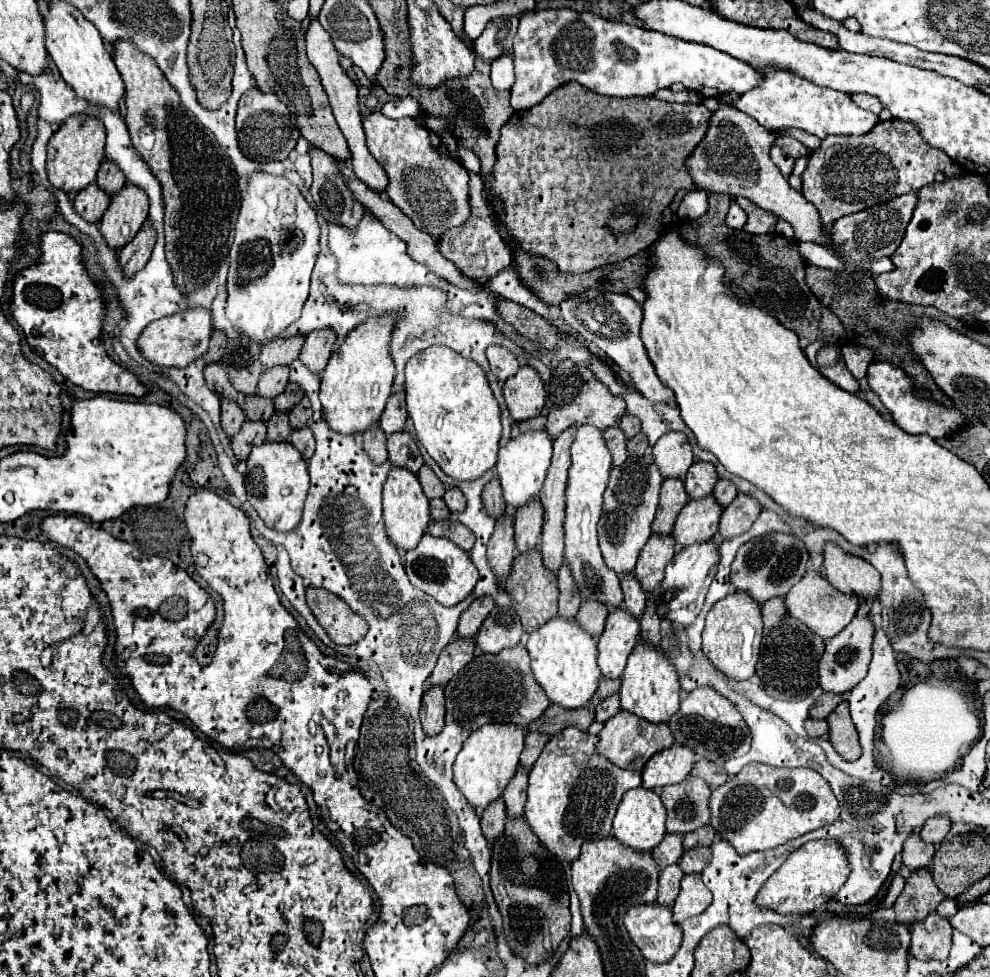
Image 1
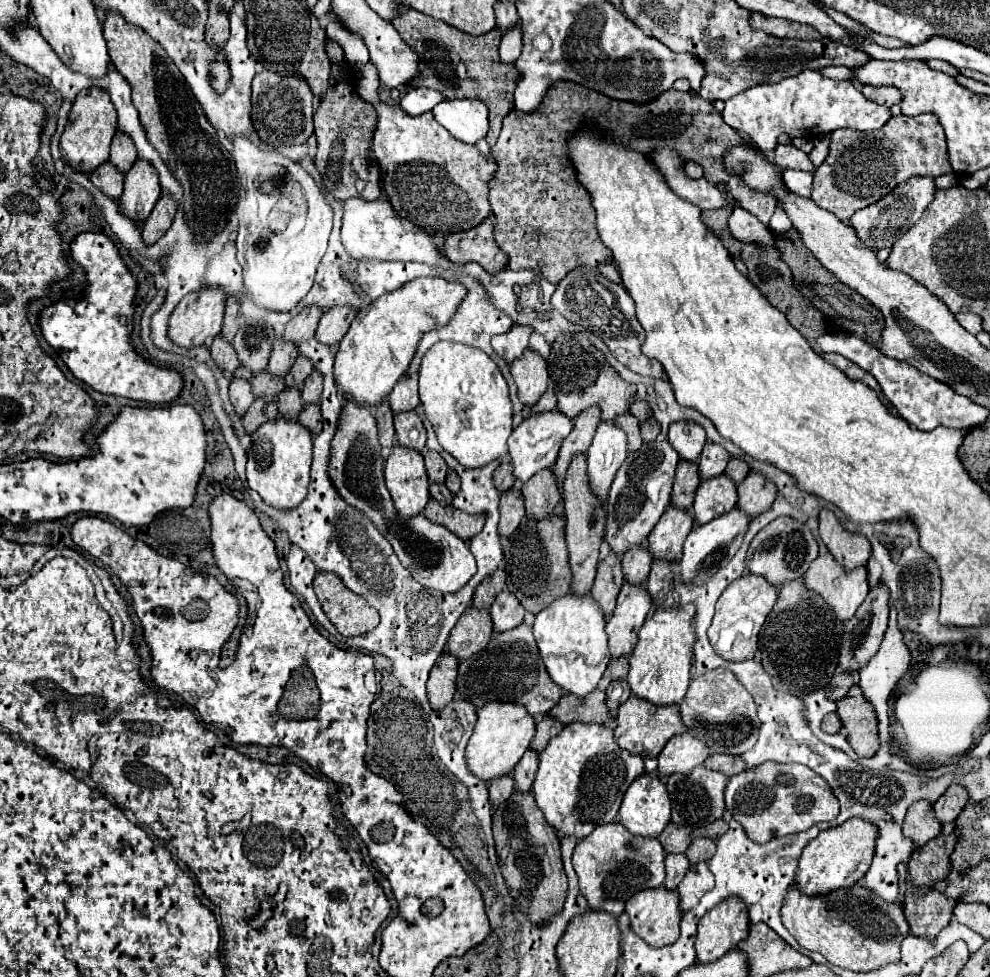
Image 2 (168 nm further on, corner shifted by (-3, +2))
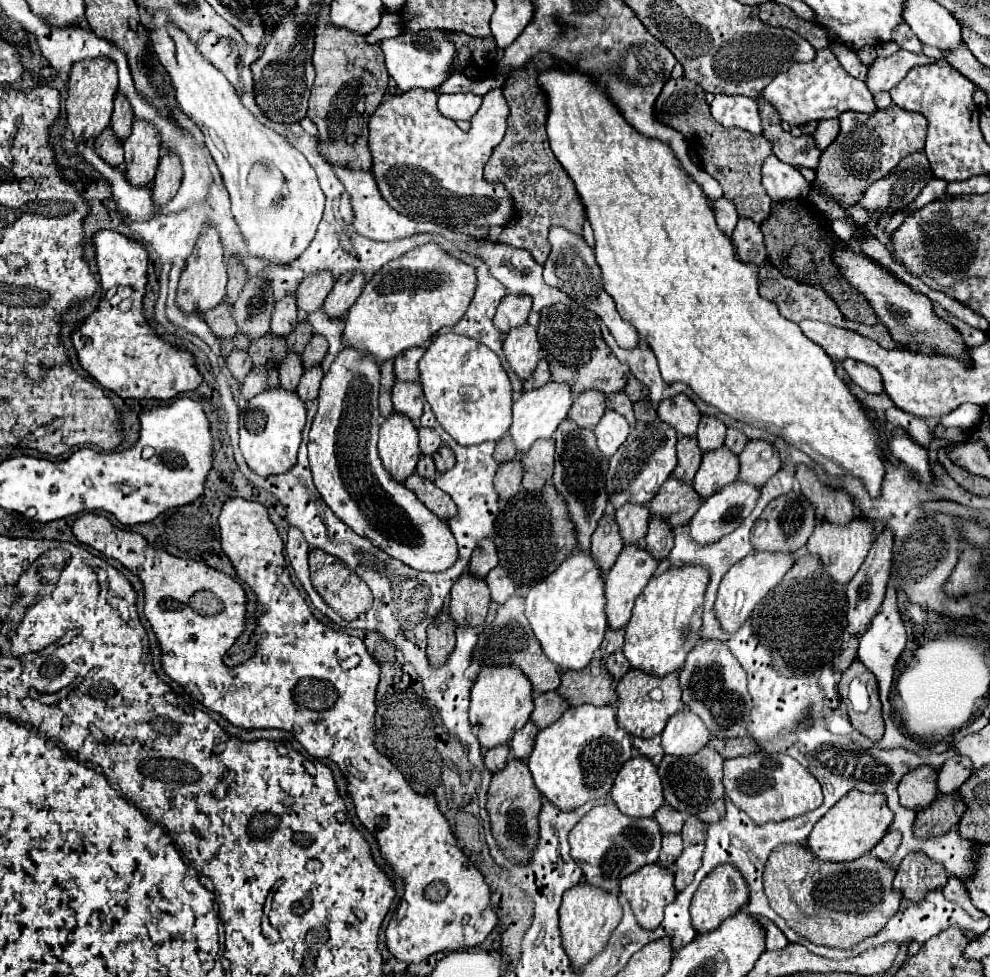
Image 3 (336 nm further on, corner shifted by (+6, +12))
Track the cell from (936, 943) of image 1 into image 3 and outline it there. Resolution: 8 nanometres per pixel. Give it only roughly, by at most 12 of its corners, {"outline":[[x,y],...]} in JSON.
{"outline":[[922,853],[908,855],[894,889],[912,903],[944,889],[948,873]]}

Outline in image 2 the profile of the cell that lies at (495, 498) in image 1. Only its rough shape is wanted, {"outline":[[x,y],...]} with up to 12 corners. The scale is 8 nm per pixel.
{"outline":[[511,463],[495,469],[493,479],[499,491],[511,489],[515,477],[511,475]]}

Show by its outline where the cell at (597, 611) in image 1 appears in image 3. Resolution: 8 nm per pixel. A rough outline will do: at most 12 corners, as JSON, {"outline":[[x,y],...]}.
{"outline":[[614,515],[592,533],[592,557],[604,577],[624,549]]}

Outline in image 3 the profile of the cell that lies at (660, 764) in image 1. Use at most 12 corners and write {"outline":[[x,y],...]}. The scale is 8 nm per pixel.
{"outline":[[690,711],[670,717],[662,731],[666,755],[694,755],[710,739]]}

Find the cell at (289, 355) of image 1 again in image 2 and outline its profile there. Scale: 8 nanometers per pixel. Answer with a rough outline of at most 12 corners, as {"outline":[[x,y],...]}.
{"outline":[[317,305],[305,307],[295,315],[283,339],[301,343],[315,335],[315,327],[323,317]]}

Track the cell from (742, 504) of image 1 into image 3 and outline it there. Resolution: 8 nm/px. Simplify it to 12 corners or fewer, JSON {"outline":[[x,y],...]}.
{"outline":[[750,441],[740,453],[738,479],[762,487],[778,469],[780,457],[768,443]]}

